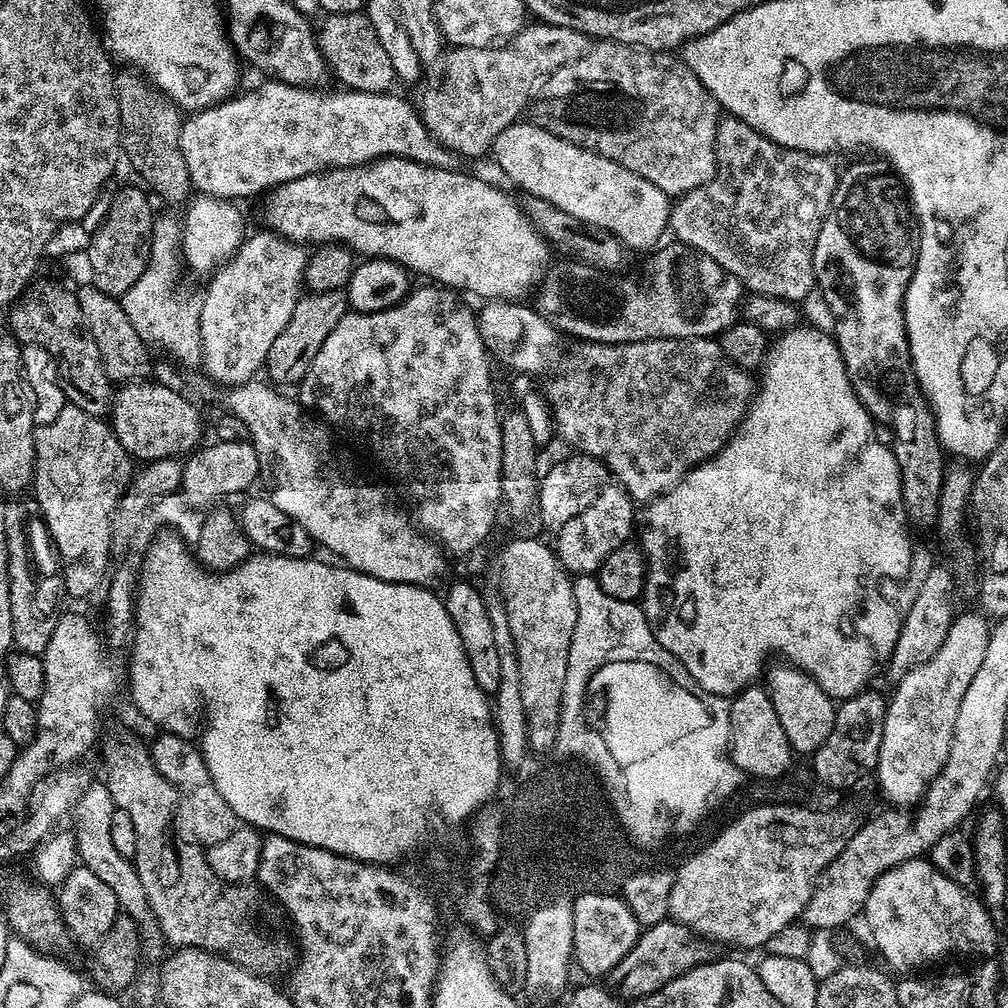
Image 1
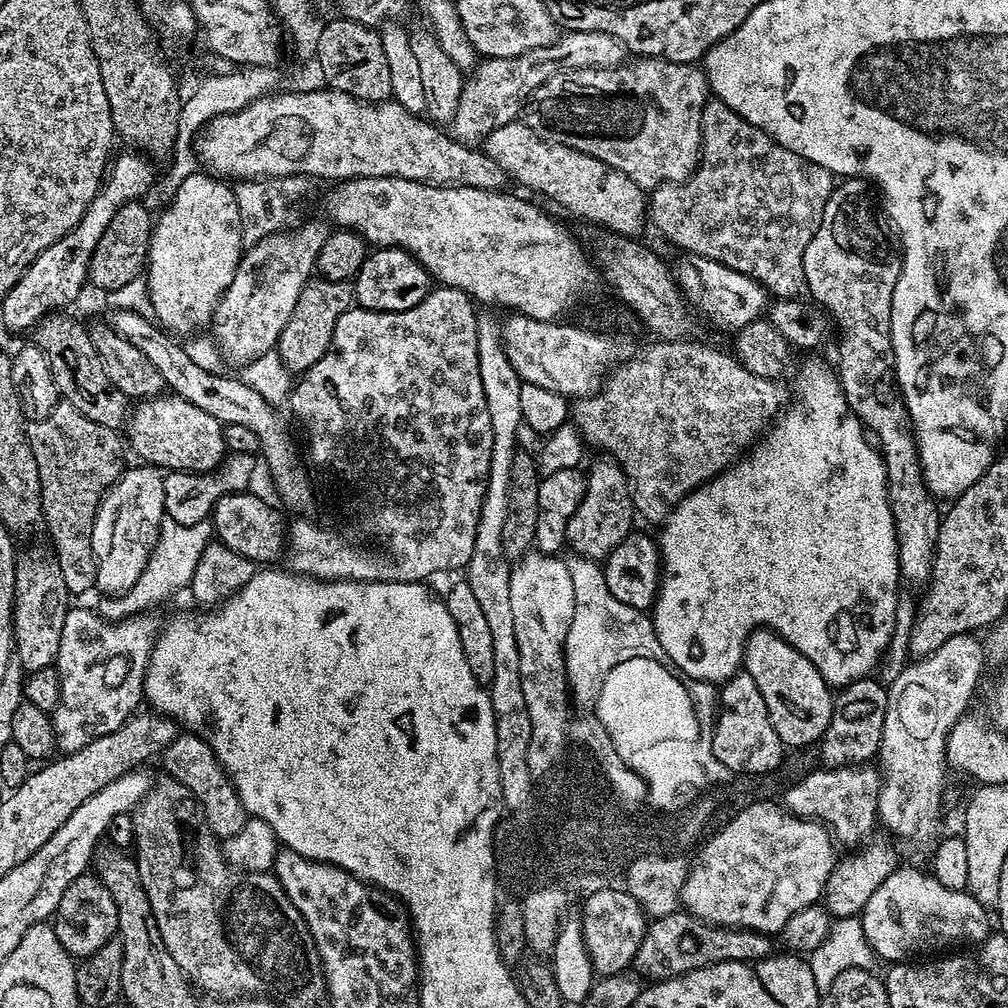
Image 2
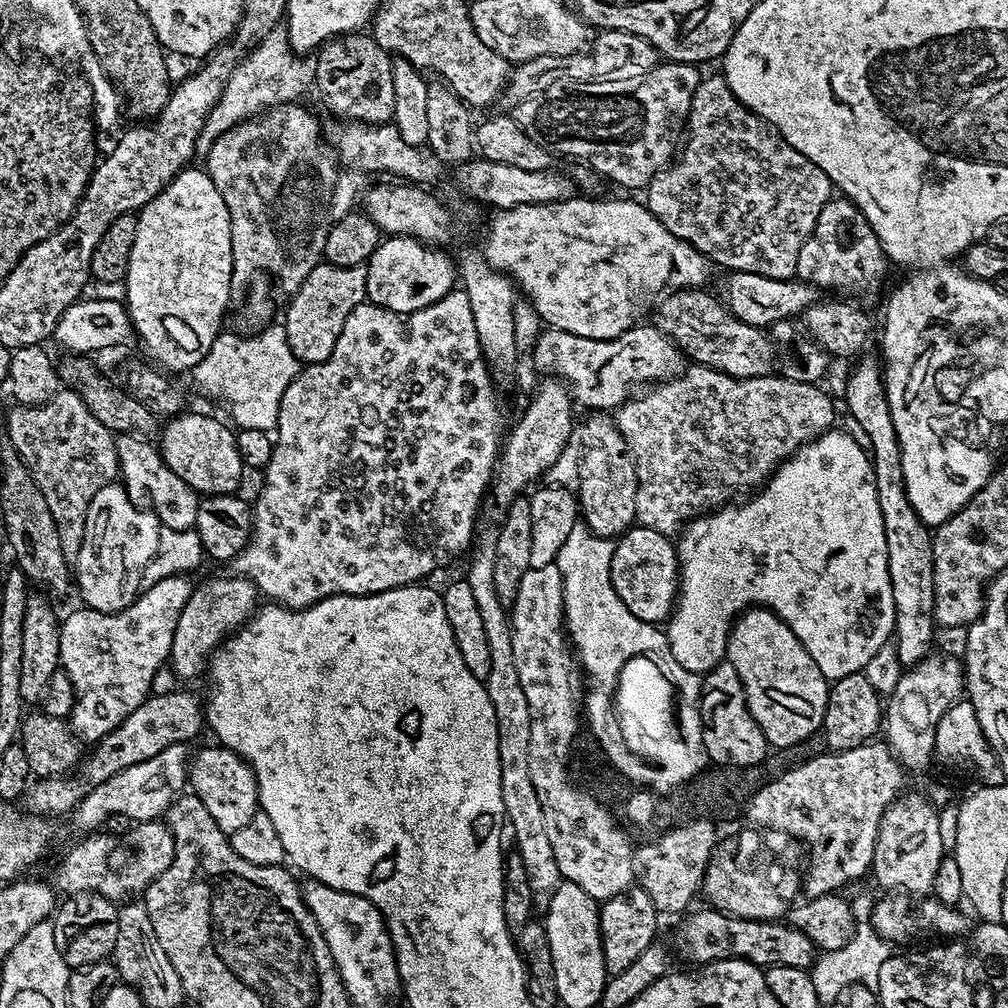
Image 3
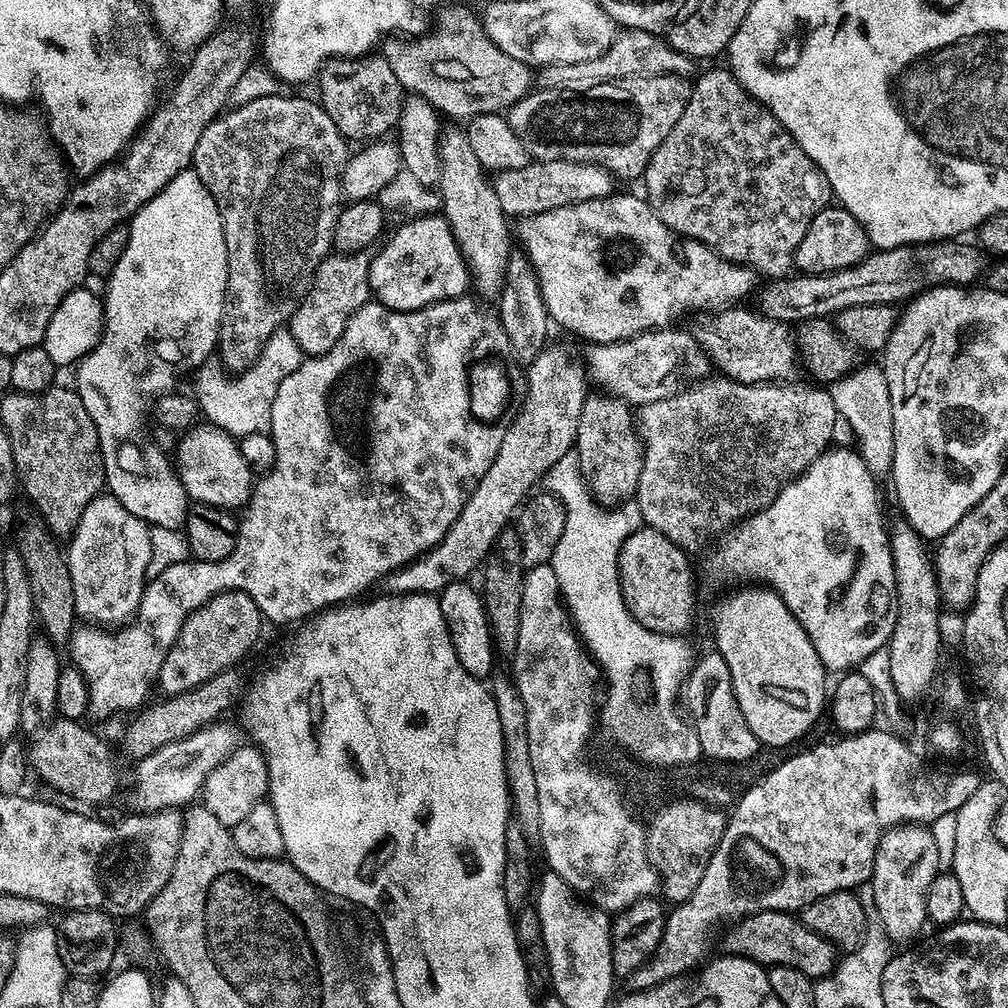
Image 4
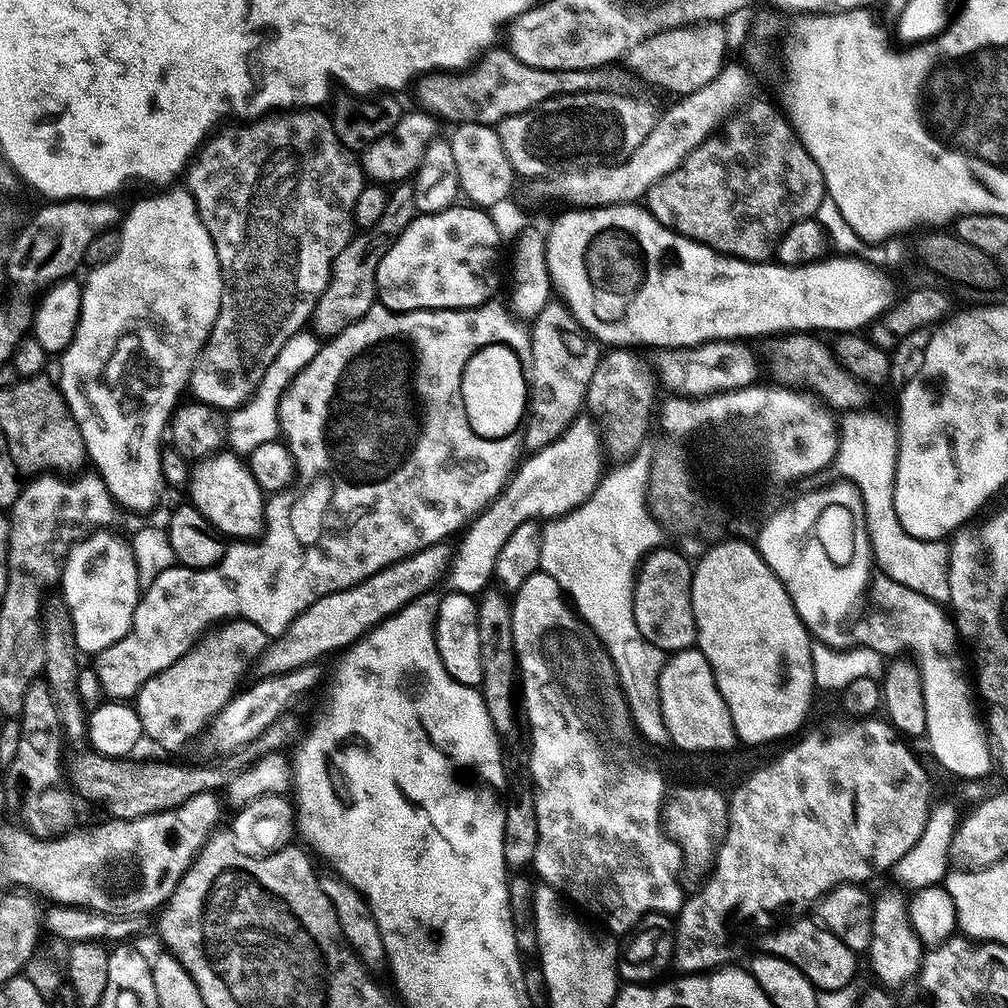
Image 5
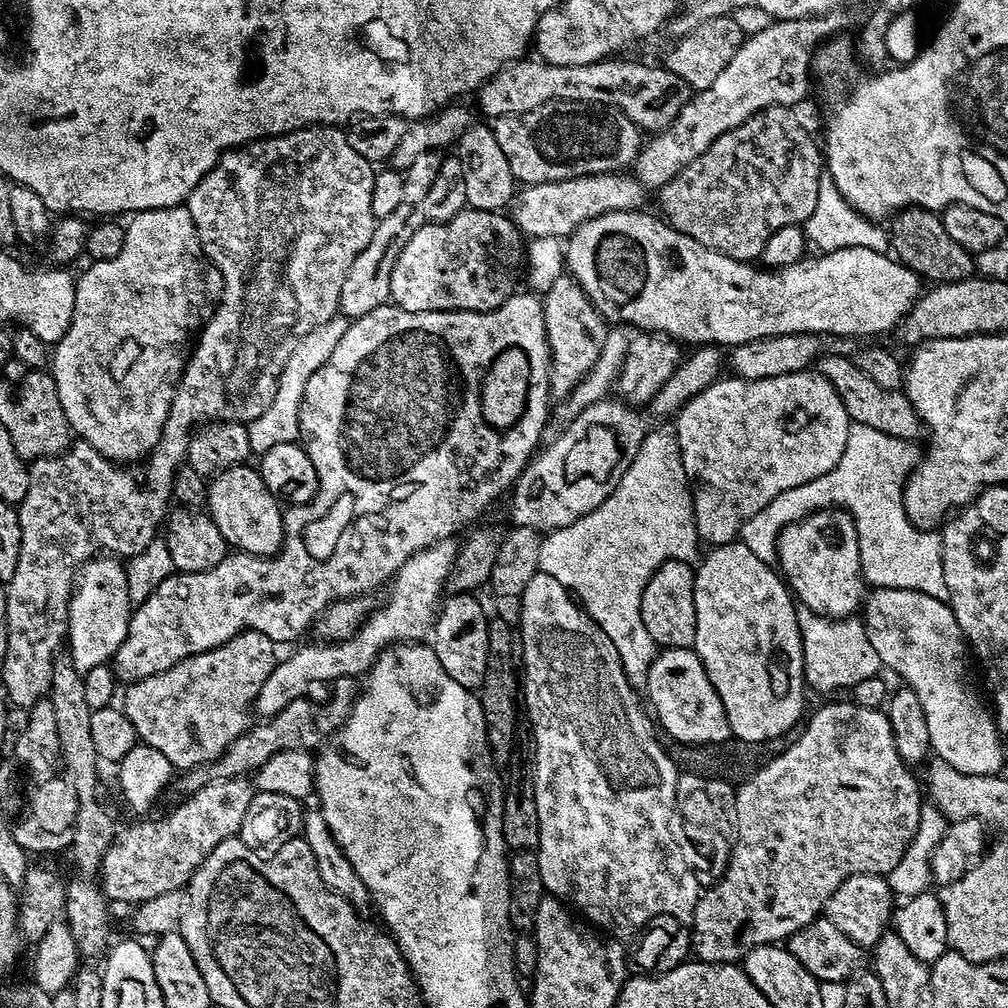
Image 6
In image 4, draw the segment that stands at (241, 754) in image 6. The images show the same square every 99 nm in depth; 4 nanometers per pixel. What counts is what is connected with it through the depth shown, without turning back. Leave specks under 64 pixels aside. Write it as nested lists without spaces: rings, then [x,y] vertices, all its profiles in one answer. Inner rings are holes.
[[[57,718],[52,721],[51,724],[48,725],[47,728],[35,739],[37,740],[33,745],[30,746],[30,766],[31,769],[36,773],[36,771],[40,774],[41,778],[45,780],[46,783],[49,784],[50,787],[53,788],[56,792],[61,792],[64,796],[69,796],[72,800],[81,800],[84,804],[89,804],[89,806],[95,806],[98,804],[102,804],[113,799],[112,796],[116,792],[116,787],[120,784],[120,772],[116,769],[116,760],[112,757],[112,748],[113,745],[109,743],[108,740],[104,738],[103,735],[99,731],[91,732],[88,728],[83,728],[85,725],[78,720],[65,720],[63,718]]]

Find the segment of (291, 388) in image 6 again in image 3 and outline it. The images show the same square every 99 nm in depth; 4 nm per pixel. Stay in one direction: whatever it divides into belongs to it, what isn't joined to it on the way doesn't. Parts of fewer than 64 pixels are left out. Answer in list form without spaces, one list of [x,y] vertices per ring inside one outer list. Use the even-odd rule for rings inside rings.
[[[276,322],[249,340],[239,340],[228,330],[221,331],[202,362],[194,365],[194,373],[197,384],[206,395],[221,396],[226,403],[232,404],[233,414],[241,416],[240,428],[271,433],[278,422],[282,394],[286,394],[286,386],[290,386],[301,367],[300,361],[294,358],[294,350],[290,350],[290,342],[286,342],[283,323]]]

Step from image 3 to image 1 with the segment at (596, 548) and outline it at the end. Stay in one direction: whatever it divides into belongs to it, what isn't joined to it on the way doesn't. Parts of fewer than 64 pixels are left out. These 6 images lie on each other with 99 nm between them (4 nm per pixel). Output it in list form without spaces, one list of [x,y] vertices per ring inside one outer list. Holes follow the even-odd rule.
[[[595,575],[577,576],[572,580],[572,593],[576,603],[576,621],[574,622],[574,638],[570,638],[570,658],[566,666],[566,683],[562,686],[562,710],[560,711],[560,749],[563,752],[575,753],[588,757],[602,768],[612,768],[611,760],[607,760],[607,746],[603,731],[591,728],[584,721],[584,712],[580,708],[572,708],[572,696],[580,696],[588,683],[593,683],[595,672],[610,660],[645,660],[647,663],[662,666],[663,672],[683,691],[698,695],[702,702],[713,703],[714,697],[706,689],[698,686],[694,674],[682,666],[666,646],[658,642],[652,633],[650,622],[646,618],[643,607],[630,600],[610,598],[596,581]]]

